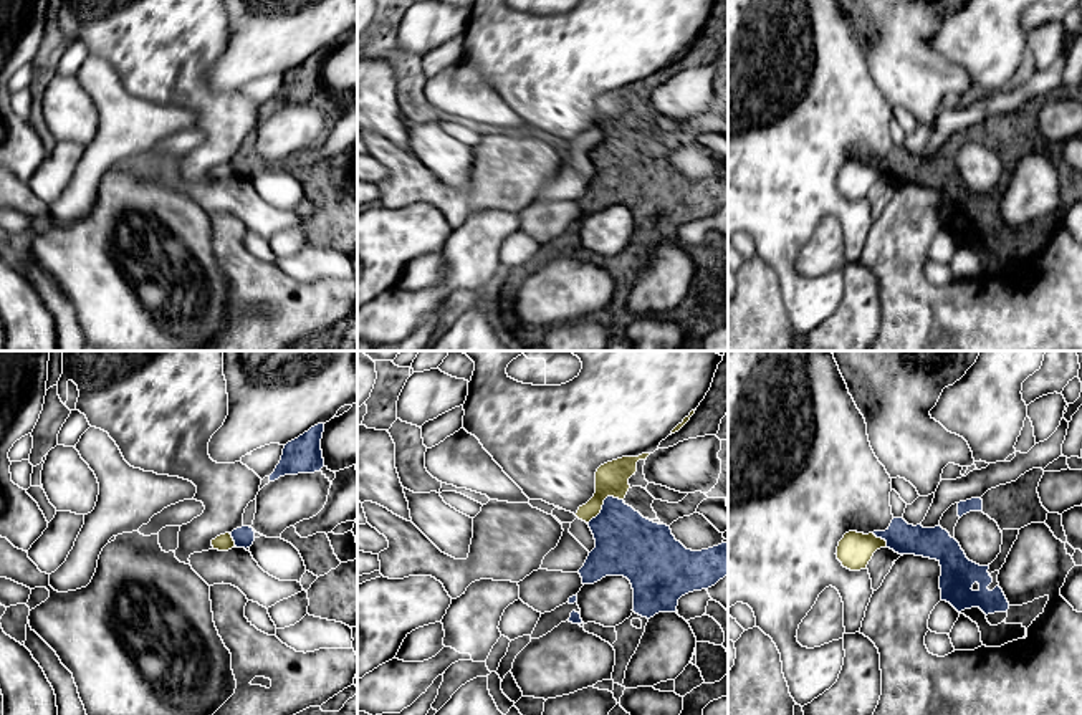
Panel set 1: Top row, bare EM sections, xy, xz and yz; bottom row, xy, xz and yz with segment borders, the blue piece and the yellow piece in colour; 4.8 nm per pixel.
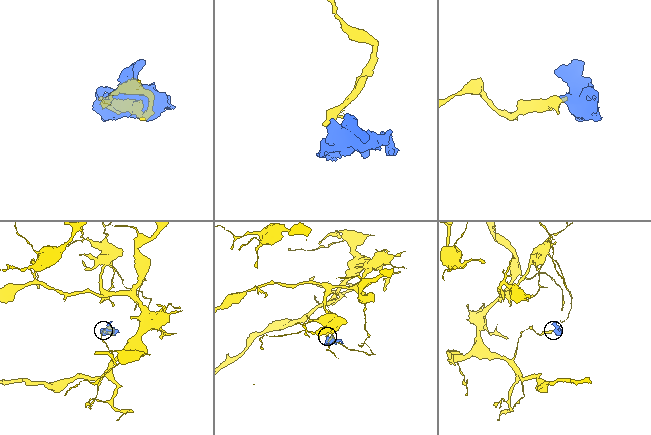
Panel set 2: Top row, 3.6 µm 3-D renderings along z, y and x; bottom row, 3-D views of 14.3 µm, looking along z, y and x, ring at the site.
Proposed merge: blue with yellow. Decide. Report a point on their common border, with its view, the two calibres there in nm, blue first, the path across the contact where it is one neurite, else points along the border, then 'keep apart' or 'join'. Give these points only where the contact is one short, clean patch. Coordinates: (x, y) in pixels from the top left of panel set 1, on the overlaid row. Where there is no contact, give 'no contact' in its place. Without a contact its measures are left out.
meets blue in xz at (604, 503); 300 nm thick on the blue side, 160 nm on the other; border along xz (622, 499), (608, 497), (603, 508), (588, 523); keep apart

